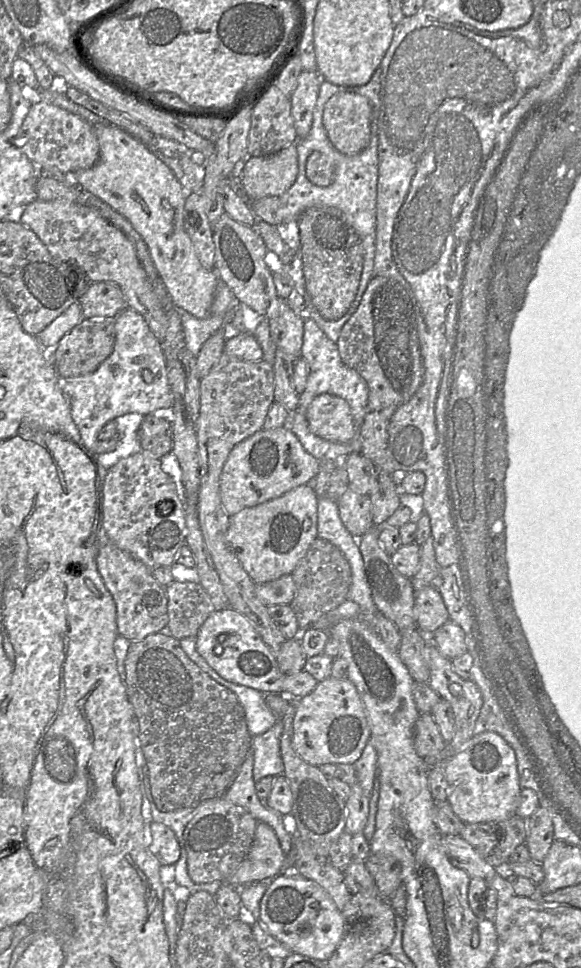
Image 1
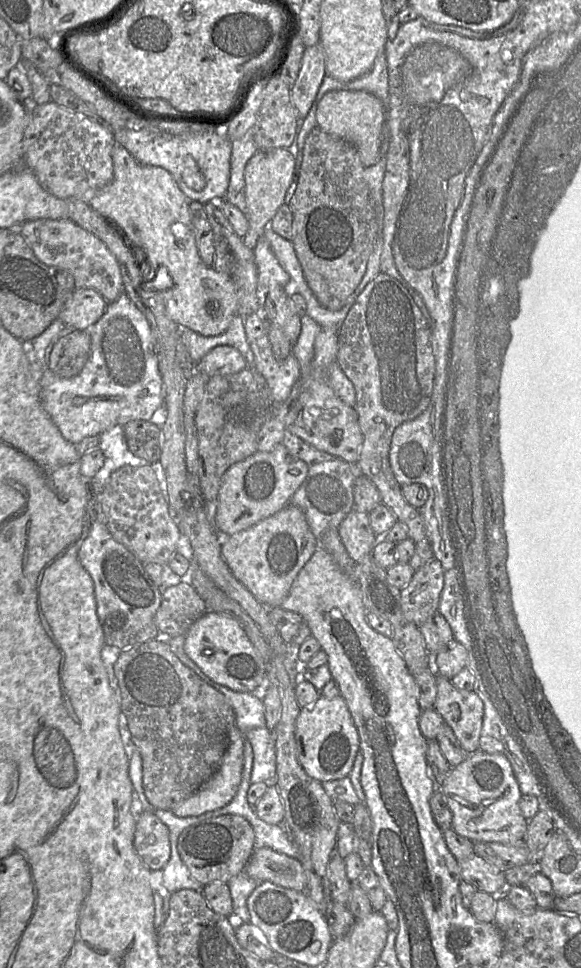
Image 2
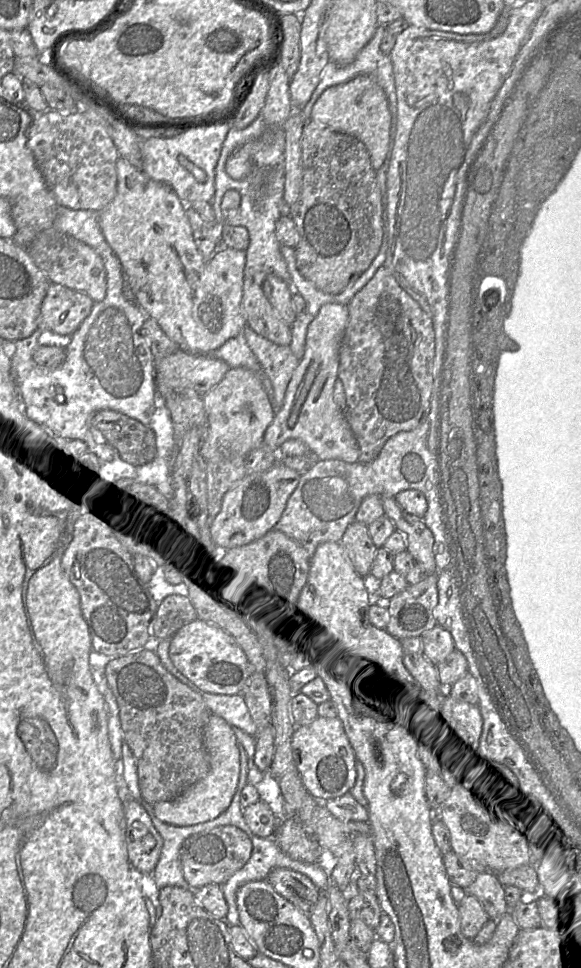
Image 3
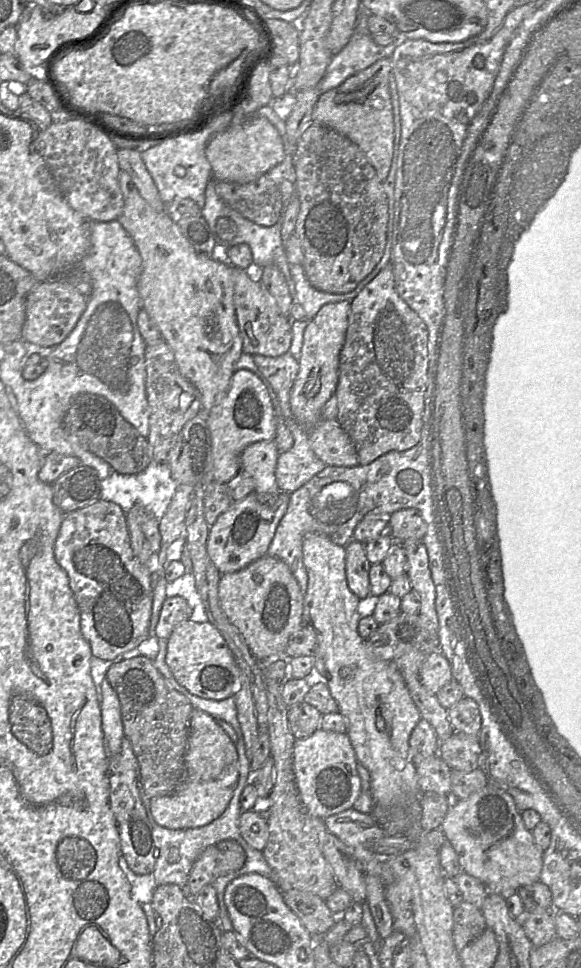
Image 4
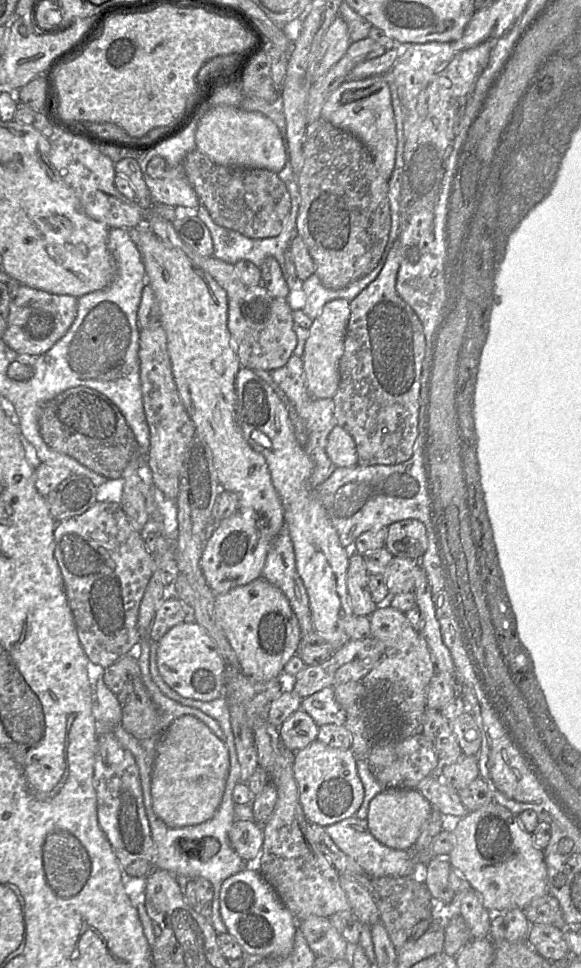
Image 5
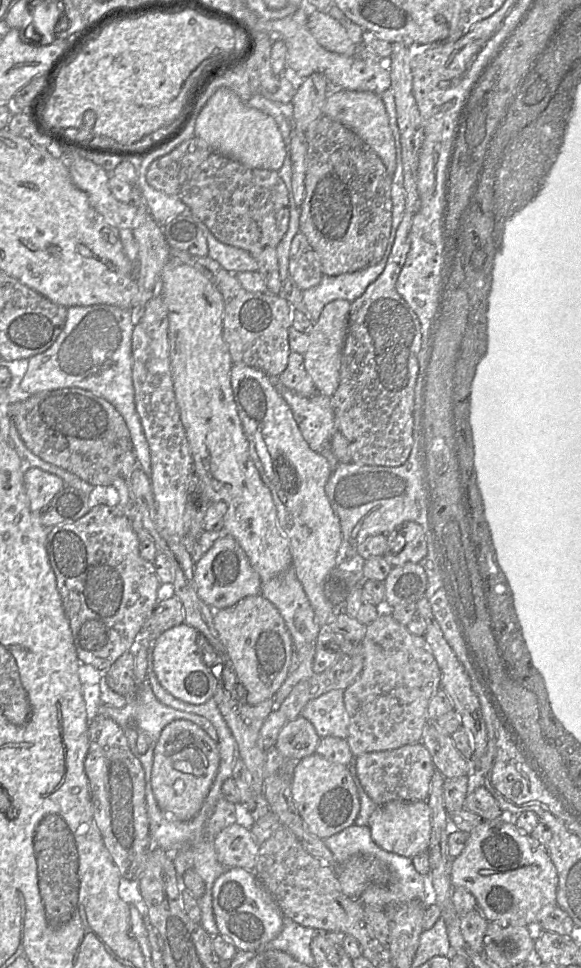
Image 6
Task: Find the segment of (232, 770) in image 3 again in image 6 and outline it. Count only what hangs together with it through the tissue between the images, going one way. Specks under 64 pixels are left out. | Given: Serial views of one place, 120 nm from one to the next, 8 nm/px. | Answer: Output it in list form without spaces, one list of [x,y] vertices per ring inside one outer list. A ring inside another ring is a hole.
[[[184,719],[167,724],[154,749],[151,786],[159,808],[172,819],[187,821],[202,808],[219,767],[217,741]]]

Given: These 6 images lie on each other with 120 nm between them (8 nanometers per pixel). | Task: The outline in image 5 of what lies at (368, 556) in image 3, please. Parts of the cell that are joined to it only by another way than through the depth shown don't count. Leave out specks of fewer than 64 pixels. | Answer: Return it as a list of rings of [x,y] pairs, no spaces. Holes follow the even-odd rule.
[[[354,553],[349,558],[347,590],[354,616],[369,616],[377,609],[369,589],[369,577],[364,558]]]

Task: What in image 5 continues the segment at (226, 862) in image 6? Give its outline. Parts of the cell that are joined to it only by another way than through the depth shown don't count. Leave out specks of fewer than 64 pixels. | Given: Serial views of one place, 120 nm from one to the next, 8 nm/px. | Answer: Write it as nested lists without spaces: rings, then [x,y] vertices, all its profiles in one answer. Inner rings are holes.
[[[235,819],[229,830],[229,841],[241,859],[255,864],[263,845],[263,827],[253,820]]]

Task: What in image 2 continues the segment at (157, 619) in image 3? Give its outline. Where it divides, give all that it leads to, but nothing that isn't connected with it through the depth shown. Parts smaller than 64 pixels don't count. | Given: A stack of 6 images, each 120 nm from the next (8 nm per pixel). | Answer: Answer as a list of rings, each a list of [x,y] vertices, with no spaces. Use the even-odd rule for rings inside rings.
[[[181,582],[167,587],[162,590],[161,596],[154,624],[163,638],[185,635],[191,625],[206,612],[205,601],[190,584]]]

